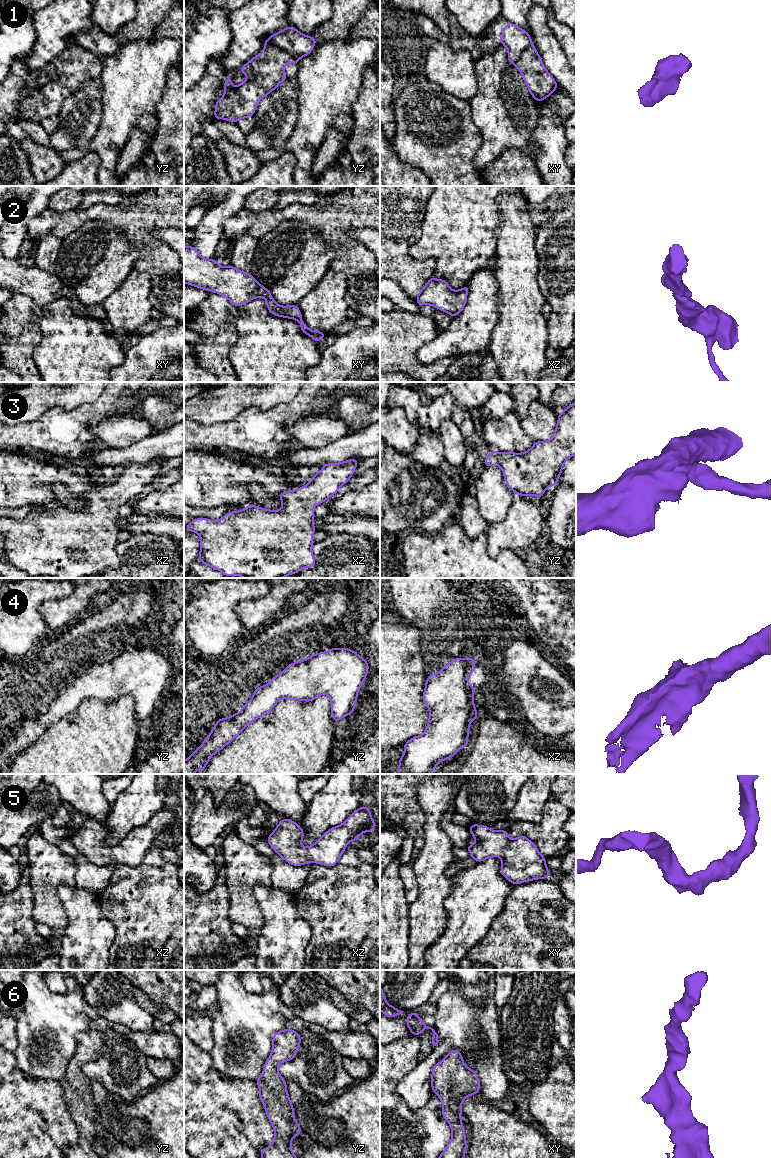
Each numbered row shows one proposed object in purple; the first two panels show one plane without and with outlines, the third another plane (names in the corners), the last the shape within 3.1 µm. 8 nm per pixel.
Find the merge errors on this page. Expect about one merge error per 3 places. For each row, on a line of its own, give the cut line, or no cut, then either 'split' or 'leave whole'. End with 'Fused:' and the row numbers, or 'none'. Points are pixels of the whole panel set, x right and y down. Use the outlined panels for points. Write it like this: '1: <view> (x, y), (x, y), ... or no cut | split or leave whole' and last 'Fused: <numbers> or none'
1: yz (264, 47), (277, 46), (288, 52), (297, 61) | split
2: no cut | leave whole
3: no cut | leave whole
4: no cut | leave whole
5: no cut | leave whole
6: no cut | leave whole
Fused: 1

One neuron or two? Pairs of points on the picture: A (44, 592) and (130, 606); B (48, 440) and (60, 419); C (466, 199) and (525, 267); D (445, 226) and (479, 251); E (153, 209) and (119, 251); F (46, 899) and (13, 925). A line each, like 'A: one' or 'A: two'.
A: two
B: one
C: two
D: one
E: two
F: two

